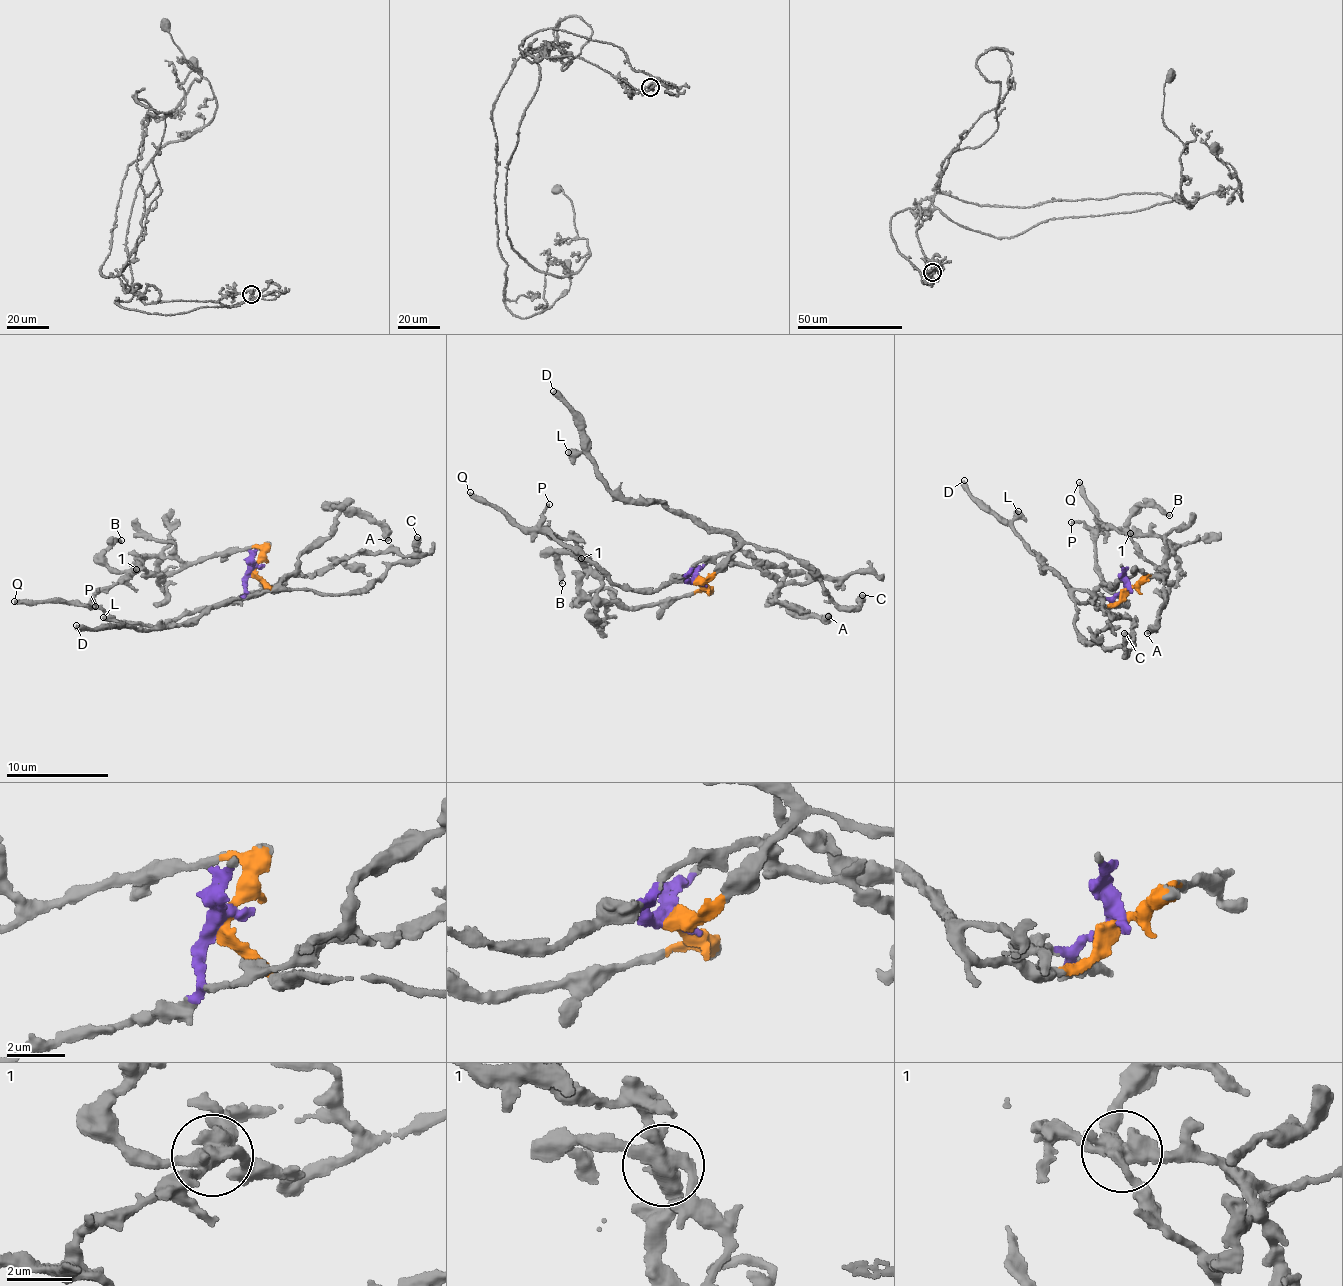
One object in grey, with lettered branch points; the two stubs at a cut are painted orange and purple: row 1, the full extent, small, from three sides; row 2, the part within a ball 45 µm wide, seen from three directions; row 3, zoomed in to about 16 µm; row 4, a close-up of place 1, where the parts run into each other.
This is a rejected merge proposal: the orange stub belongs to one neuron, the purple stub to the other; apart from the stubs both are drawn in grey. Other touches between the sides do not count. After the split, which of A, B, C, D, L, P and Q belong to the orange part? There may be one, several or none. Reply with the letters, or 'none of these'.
A, B, C, D, L

